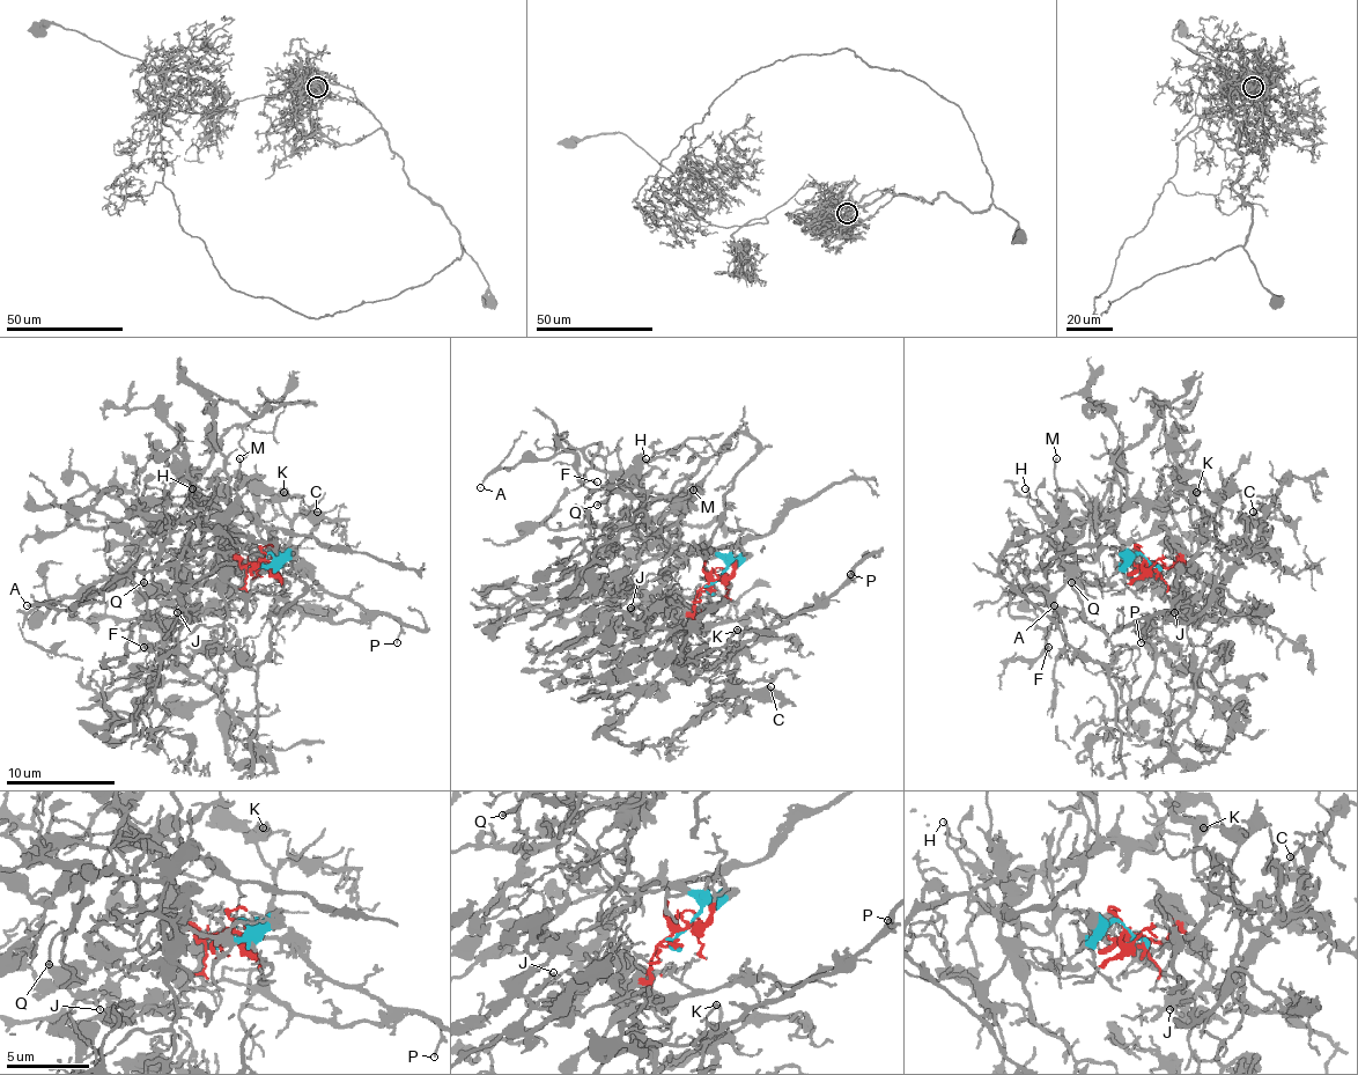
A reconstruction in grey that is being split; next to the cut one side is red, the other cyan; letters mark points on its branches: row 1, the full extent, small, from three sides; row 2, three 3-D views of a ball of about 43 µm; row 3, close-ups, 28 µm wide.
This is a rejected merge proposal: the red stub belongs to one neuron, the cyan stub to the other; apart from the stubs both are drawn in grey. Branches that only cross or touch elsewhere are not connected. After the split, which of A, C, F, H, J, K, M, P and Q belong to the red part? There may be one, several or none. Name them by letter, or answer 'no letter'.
C, J, K, P

